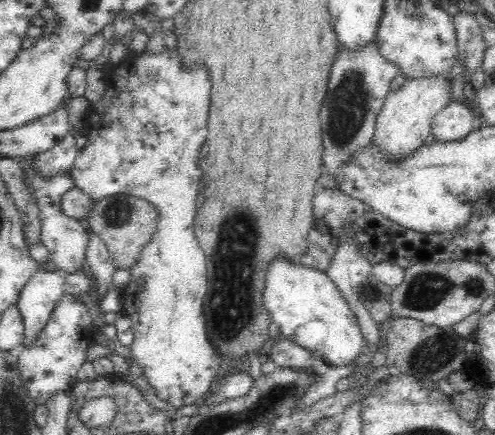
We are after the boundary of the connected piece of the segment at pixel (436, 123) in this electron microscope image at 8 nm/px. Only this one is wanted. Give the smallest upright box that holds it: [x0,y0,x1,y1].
[431,101,474,143]

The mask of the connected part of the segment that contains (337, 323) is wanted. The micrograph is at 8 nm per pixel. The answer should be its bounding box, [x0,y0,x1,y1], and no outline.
[262,257,366,368]

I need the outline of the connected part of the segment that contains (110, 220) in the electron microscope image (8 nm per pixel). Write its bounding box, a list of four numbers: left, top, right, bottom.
[84,193,158,269]

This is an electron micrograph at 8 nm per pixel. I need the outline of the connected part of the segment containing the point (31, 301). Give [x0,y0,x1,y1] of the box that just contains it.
[16,269,65,348]

